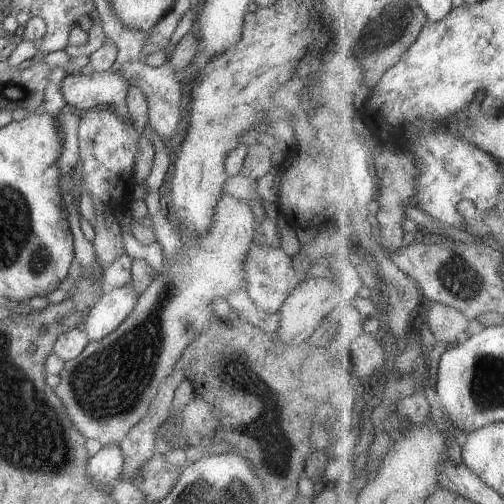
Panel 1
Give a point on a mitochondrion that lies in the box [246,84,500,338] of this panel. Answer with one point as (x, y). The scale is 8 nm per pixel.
(458, 276)

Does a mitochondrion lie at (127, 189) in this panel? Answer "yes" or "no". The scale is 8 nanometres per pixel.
no

